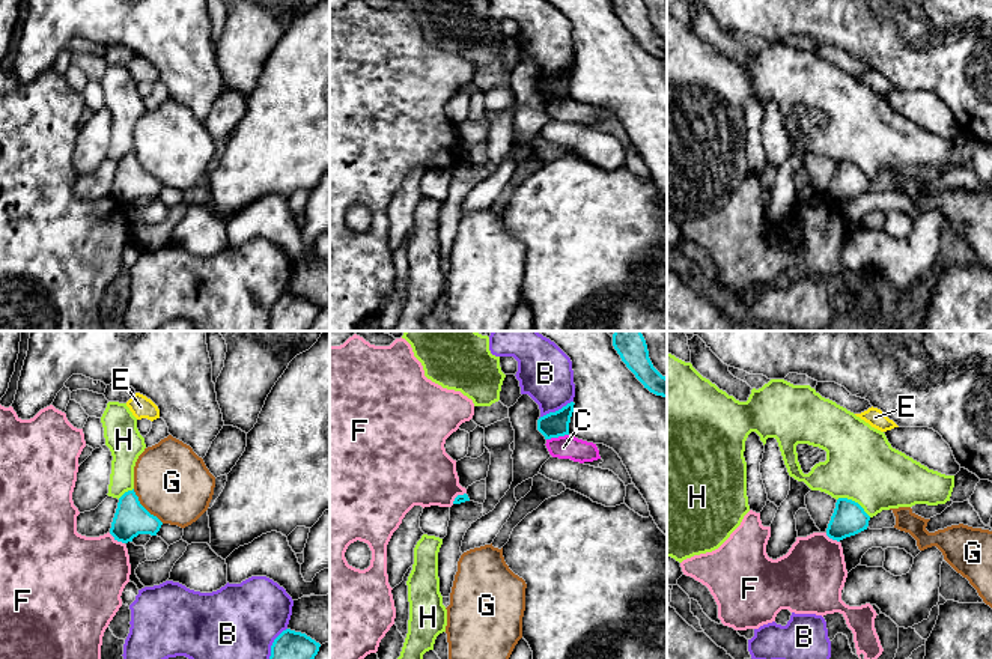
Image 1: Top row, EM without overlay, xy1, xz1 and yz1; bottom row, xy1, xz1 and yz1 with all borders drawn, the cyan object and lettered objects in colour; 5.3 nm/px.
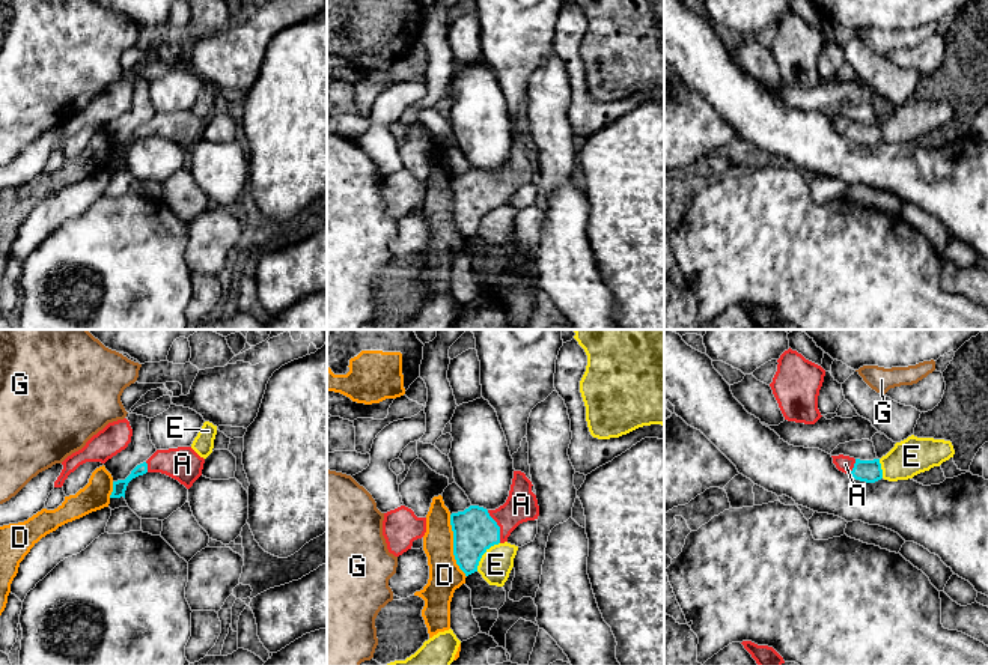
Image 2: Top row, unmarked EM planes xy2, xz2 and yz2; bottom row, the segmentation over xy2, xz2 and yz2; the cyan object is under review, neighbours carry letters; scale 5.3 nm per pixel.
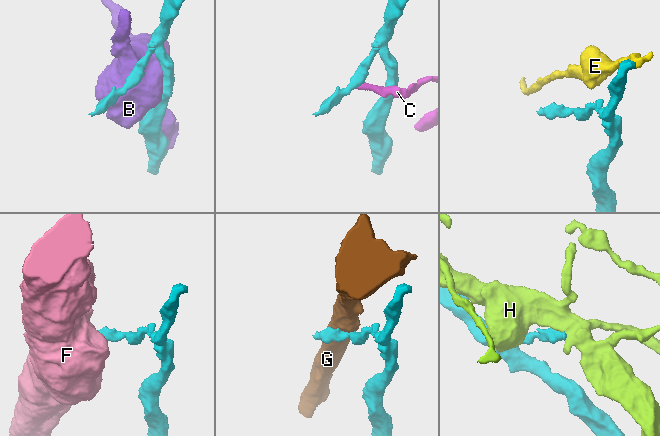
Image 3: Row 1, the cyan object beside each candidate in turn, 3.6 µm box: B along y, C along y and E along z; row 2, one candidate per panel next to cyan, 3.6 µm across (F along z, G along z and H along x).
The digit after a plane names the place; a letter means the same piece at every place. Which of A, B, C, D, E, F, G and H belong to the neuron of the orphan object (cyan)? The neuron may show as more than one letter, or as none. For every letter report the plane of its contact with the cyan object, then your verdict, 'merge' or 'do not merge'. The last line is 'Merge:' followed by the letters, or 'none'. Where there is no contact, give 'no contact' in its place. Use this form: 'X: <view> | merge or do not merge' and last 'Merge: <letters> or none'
A: xz2 | merge
B: xz1 | do not merge
C: xz1 | do not merge
D: xz2 | do not merge
E: xz2 | do not merge
F: xy1 | do not merge
G: xy1 | do not merge
H: yz1 | do not merge
Merge: A

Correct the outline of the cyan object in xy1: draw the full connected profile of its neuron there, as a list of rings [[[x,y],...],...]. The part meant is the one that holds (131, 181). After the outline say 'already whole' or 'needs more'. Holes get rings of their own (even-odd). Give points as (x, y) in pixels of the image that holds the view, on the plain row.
[[[132,152],[119,161],[110,197],[114,203],[128,206],[138,197],[157,199],[161,188],[163,185],[140,167]]]; already whole

